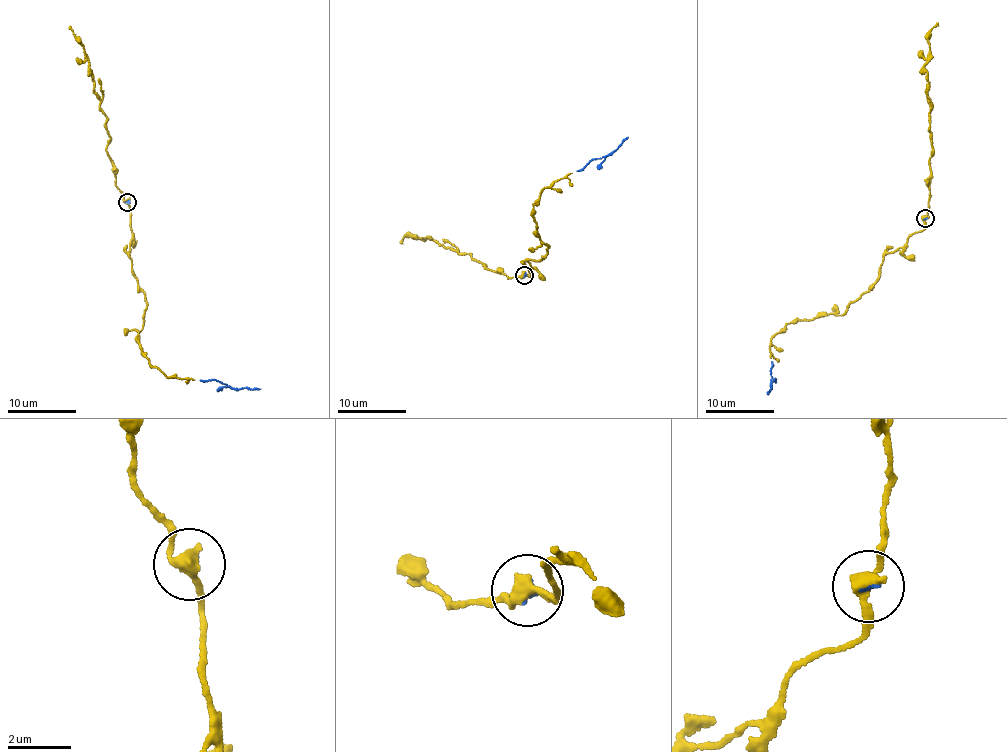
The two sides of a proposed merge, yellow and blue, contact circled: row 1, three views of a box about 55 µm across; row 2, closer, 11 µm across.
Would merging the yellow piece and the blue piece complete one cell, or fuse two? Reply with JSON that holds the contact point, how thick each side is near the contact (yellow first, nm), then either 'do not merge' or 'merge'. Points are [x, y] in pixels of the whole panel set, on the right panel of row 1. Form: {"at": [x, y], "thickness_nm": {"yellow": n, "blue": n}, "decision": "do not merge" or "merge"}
{"at": [925, 218], "thickness_nm": {"yellow": 380, "blue": 120}, "decision": "merge"}

